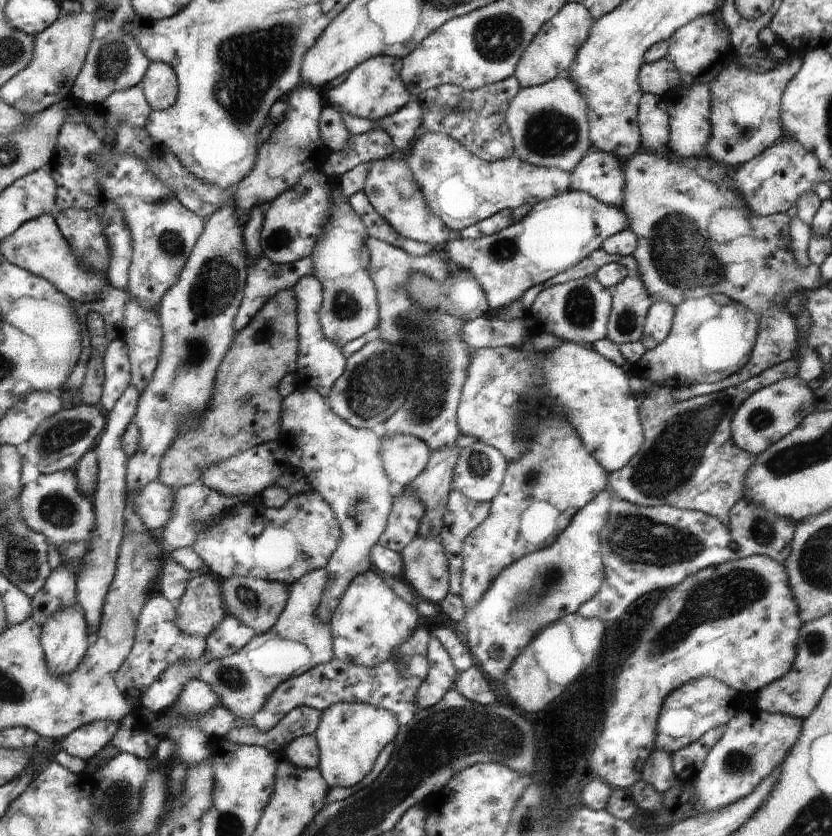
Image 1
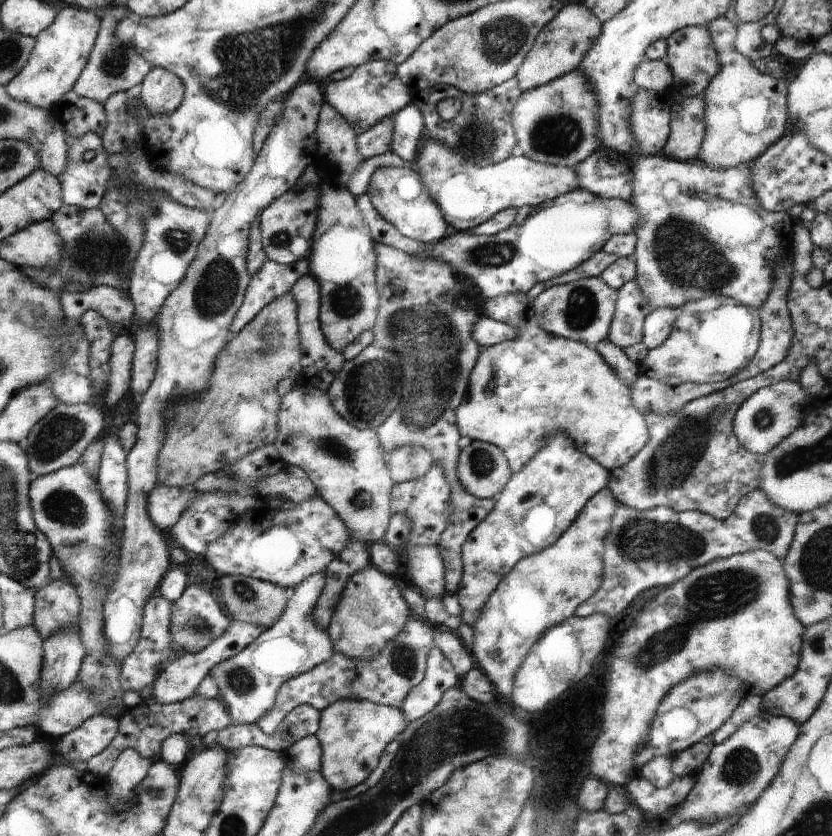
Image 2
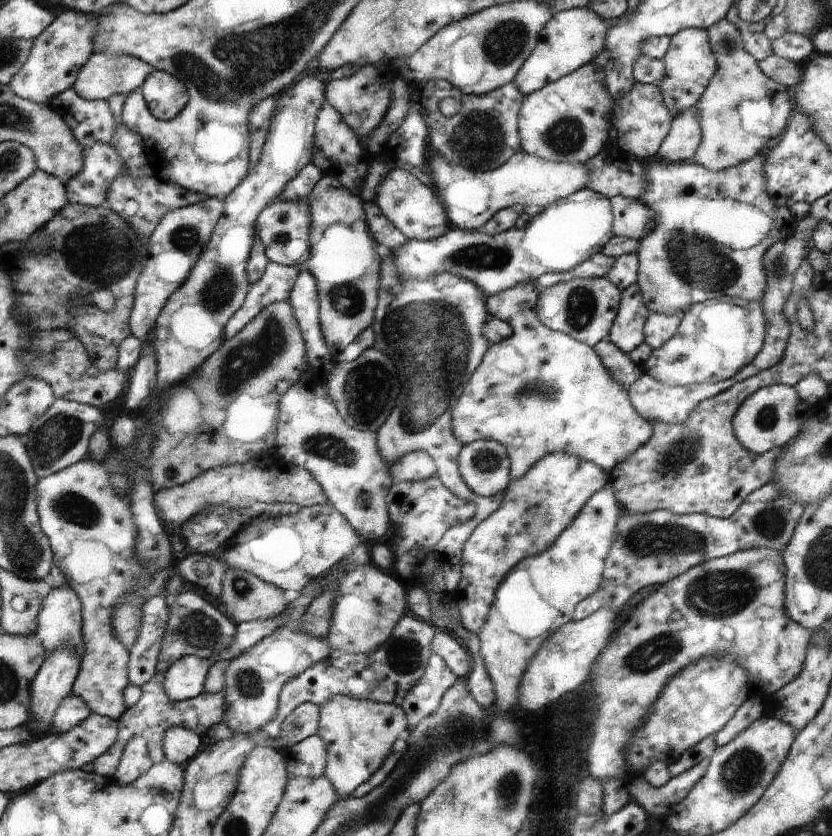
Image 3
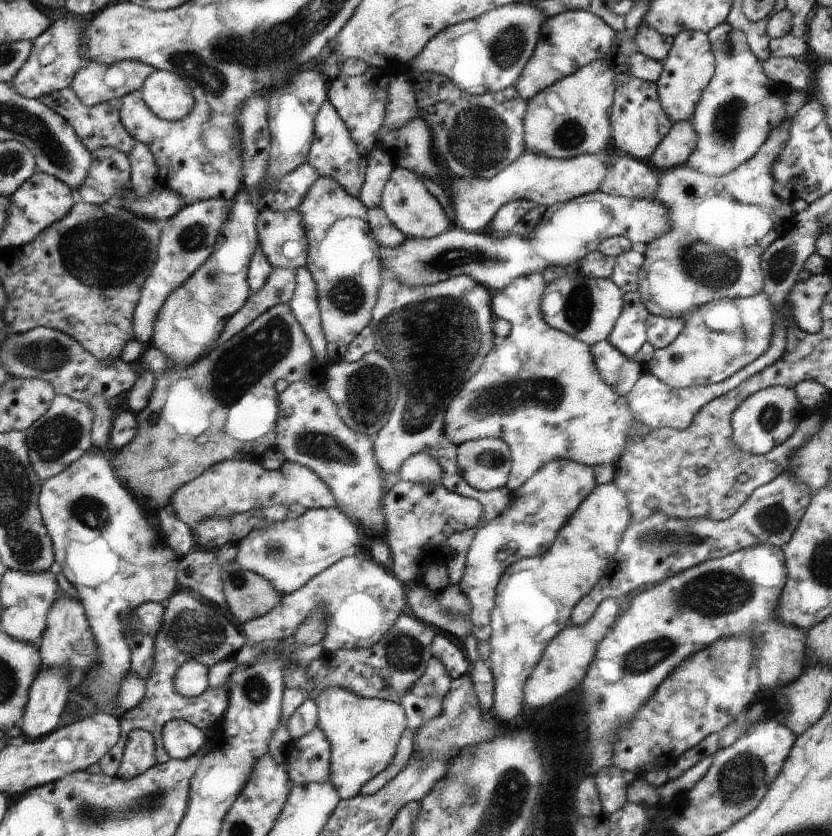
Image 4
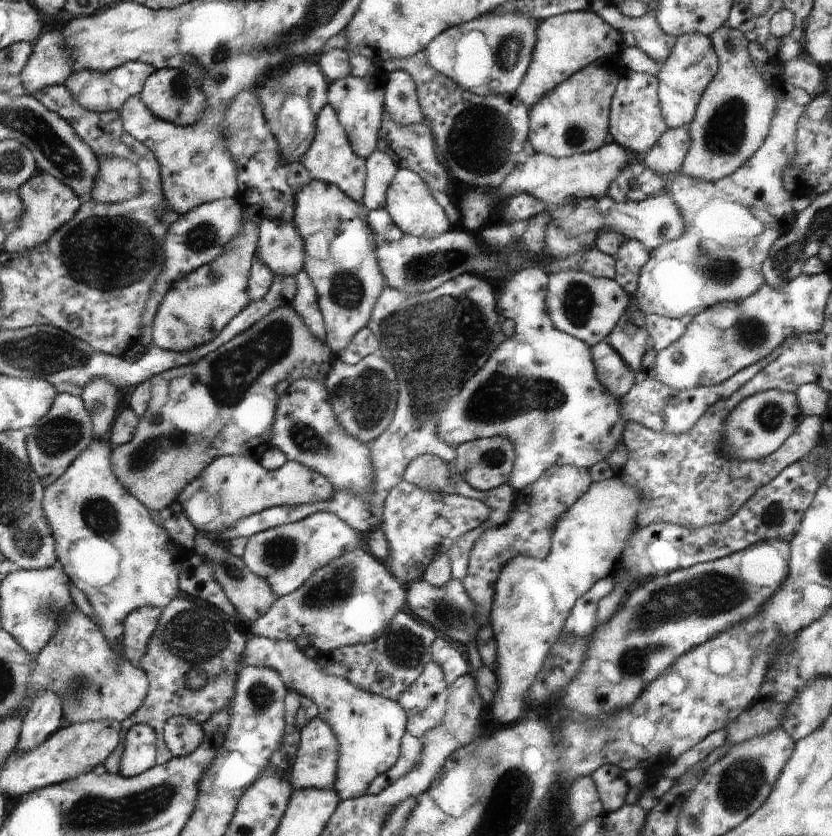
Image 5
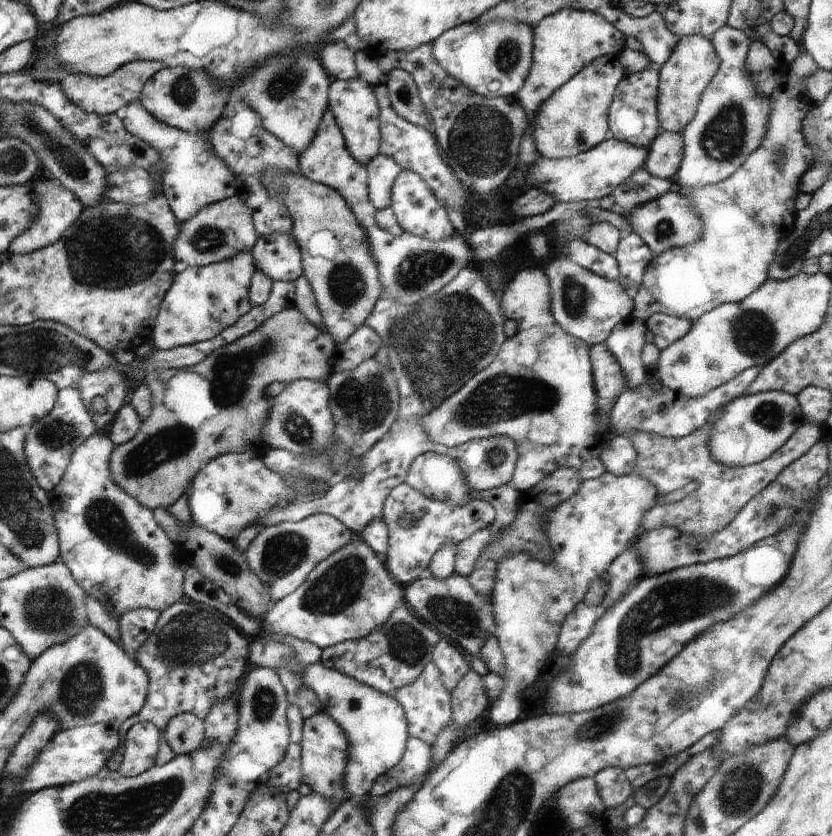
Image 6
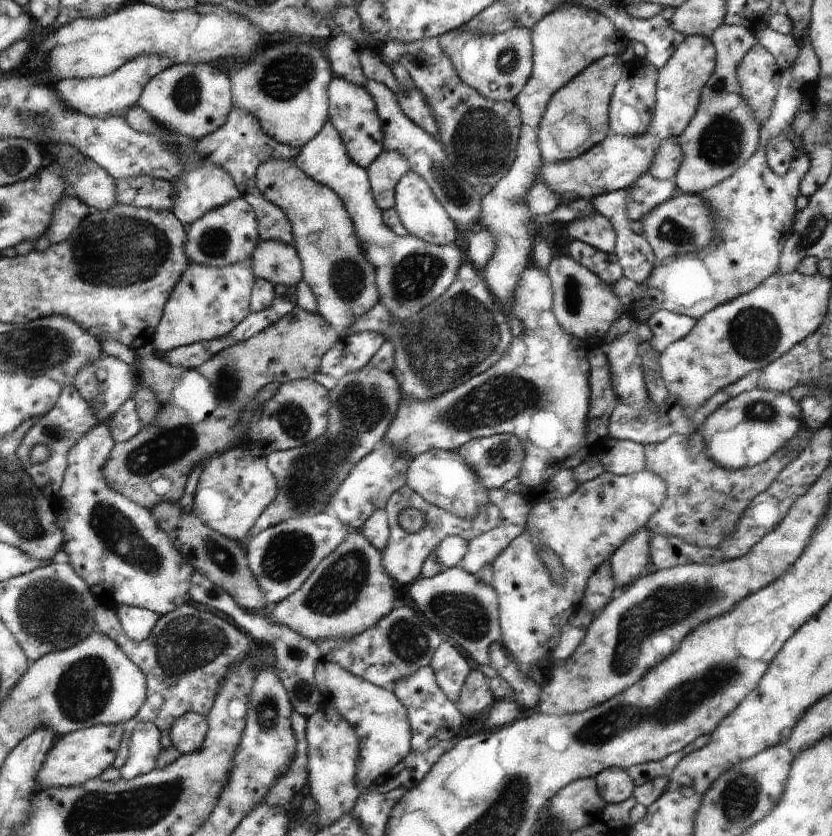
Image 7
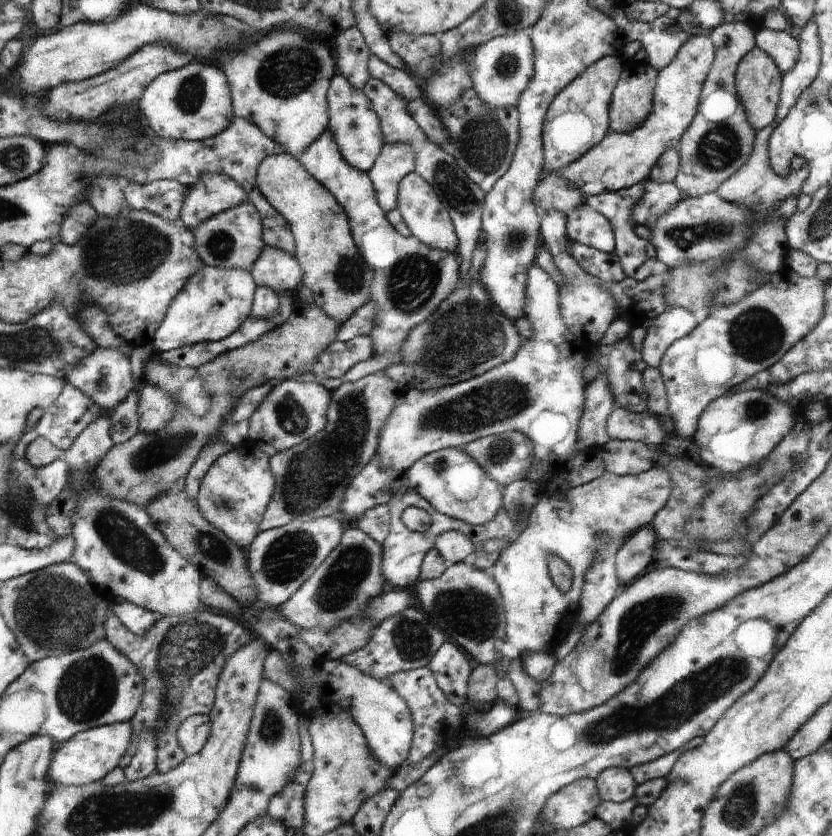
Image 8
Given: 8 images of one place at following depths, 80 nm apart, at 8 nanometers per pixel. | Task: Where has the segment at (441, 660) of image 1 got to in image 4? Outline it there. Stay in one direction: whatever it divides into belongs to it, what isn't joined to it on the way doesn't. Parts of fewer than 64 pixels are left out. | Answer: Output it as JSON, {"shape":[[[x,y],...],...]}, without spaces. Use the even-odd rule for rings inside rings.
{"shape":[[[432,657],[426,672],[400,702],[407,715],[406,733],[413,737],[428,721],[442,712],[444,697],[452,688],[451,682],[452,678],[442,661]]]}

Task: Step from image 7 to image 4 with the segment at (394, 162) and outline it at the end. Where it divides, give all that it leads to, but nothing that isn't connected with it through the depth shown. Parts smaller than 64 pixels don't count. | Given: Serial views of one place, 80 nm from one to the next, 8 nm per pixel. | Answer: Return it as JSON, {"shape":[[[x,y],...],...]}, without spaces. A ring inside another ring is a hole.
{"shape":[[[383,146],[373,148],[367,157],[367,173],[359,200],[364,202],[368,209],[374,209],[381,206],[384,186],[396,167]]]}

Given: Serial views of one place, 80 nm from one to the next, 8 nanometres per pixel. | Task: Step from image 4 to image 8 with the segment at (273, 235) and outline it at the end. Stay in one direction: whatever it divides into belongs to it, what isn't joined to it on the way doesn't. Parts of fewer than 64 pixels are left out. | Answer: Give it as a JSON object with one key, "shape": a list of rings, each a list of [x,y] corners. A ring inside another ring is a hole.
{"shape":[[[266,246],[255,262],[251,274],[254,276],[255,285],[271,288],[275,293],[282,291],[294,292],[294,288],[303,280],[299,259],[288,251]]]}

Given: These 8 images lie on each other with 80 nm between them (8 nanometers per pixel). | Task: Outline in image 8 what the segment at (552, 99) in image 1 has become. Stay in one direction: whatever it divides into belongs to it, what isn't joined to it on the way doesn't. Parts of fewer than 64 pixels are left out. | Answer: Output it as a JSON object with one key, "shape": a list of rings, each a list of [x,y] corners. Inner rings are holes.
{"shape":[[[622,56],[600,58],[563,88],[551,102],[543,134],[548,172],[560,174],[609,133],[609,104],[624,63]]]}

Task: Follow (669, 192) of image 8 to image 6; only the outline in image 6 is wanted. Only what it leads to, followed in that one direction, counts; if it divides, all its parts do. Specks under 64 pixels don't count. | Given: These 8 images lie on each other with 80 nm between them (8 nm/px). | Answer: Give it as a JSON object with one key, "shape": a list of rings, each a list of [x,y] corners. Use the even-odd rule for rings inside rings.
{"shape":[[[645,167],[638,168],[627,182],[612,192],[614,206],[611,209],[619,215],[630,214],[636,206],[655,200],[670,190],[672,182],[669,179],[653,176]]]}

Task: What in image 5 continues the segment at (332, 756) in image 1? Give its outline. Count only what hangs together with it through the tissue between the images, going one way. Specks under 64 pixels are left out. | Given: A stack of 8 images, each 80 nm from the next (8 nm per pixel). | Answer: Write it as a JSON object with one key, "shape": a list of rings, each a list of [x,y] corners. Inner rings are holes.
{"shape":[[[254,635],[250,638],[243,653],[244,665],[274,668],[282,676],[286,689],[312,700],[318,708],[318,718],[332,728],[338,740],[338,764],[333,790],[338,792],[339,799],[367,795],[371,783],[398,764],[402,739],[407,735],[408,715],[402,704],[360,690],[347,679],[322,674],[314,660],[307,658],[294,641],[274,641]]]}

